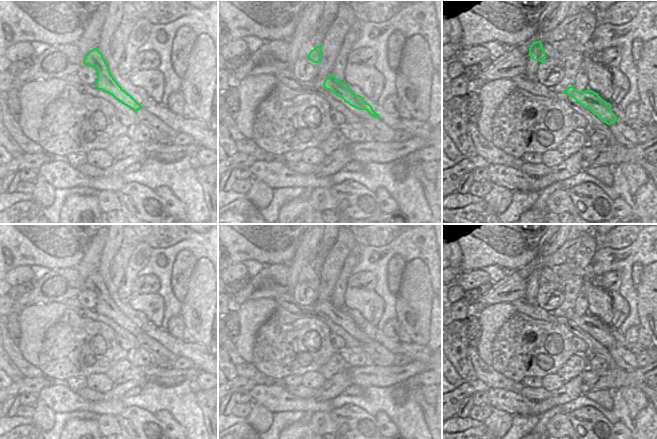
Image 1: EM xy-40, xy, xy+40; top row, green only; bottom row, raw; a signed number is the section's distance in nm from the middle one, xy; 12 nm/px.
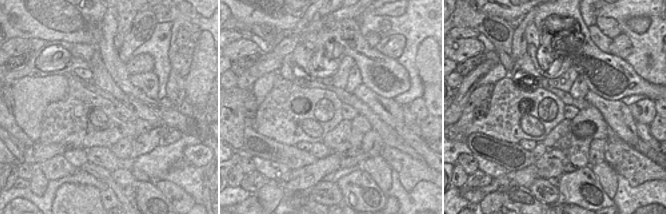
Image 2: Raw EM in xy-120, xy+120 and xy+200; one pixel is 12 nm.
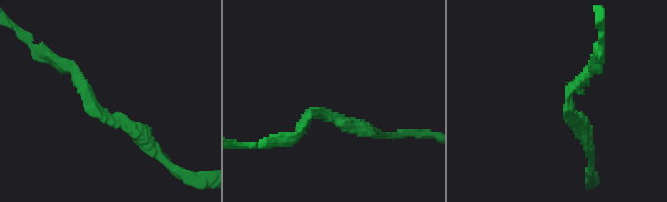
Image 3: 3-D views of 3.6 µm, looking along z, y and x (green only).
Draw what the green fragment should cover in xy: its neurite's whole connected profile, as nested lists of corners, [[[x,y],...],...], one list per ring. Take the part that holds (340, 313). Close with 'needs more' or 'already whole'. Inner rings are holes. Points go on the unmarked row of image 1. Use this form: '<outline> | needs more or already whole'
[[[330,298],[329,301],[325,302],[323,311],[342,322],[344,326],[350,330],[358,334],[366,334],[371,340],[380,342],[380,339],[373,334],[373,331],[367,327],[362,320],[356,319],[349,313],[347,307],[340,306],[335,299]]] | already whole

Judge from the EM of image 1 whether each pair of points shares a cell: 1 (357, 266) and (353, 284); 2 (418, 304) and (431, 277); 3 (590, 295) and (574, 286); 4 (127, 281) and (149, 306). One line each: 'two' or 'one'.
1: one
2: one
3: two
4: two

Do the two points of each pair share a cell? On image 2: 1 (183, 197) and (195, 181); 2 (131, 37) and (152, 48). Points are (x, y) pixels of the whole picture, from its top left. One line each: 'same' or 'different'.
1: different
2: different

